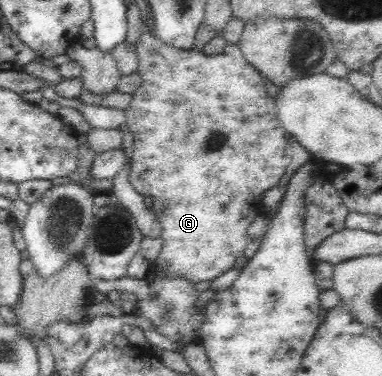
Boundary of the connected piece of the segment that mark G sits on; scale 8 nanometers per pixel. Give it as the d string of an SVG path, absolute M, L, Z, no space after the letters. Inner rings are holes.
M144 29L141 37L139 37L139 41L137 41L135 50L139 58L138 72L143 76L143 83L133 93L131 105L124 110L127 118L125 127L135 137L131 184L141 196L151 196L153 198L155 205L153 205L152 209L157 214L162 227L160 237L163 238L164 244L152 266L157 268L157 270L163 269L170 277L185 277L196 283L210 281L215 279L215 277L219 277L219 275L228 273L229 269L234 268L237 257L244 255L244 249L249 241L249 238L247 238L247 227L253 223L257 216L263 214L265 193L281 183L292 162L292 139L287 135L285 126L279 121L275 101L267 94L260 73L250 63L245 61L238 44L227 45L223 53L211 55L193 49L184 50L171 47L159 41L153 33L149 34Z

